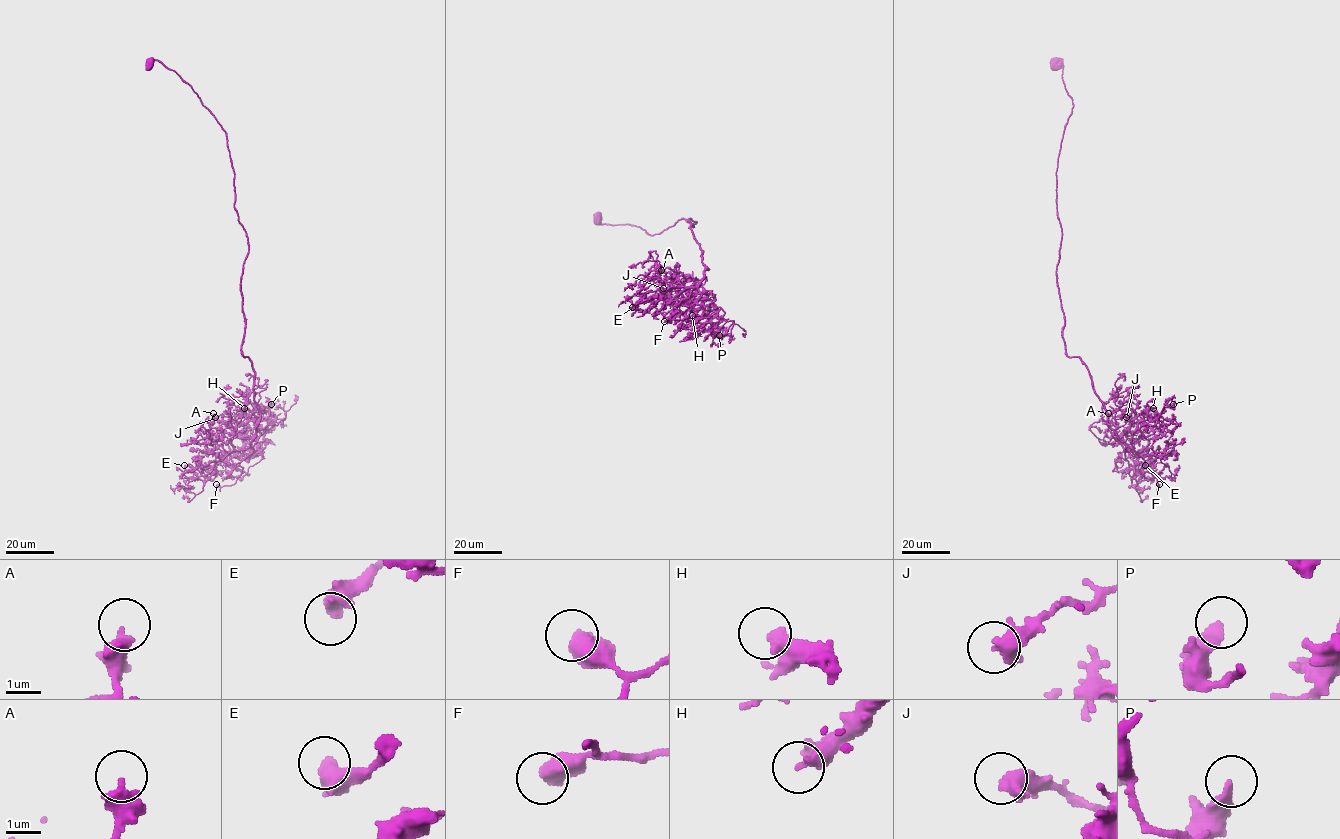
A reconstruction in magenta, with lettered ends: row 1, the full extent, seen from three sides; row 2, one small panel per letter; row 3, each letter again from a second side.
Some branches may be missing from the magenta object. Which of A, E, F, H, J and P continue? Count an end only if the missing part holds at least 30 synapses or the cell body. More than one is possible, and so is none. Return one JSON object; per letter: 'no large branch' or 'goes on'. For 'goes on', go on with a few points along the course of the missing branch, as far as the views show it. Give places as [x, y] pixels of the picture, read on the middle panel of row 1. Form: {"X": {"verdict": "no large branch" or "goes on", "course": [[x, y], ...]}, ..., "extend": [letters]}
{"A": {"verdict": "no large branch"}, "E": {"verdict": "no large branch"}, "F": {"verdict": "goes on", "course": [[664, 321], [652, 326]]}, "H": {"verdict": "no large branch"}, "J": {"verdict": "no large branch"}, "P": {"verdict": "no large branch"}, "extend": ["F"]}

